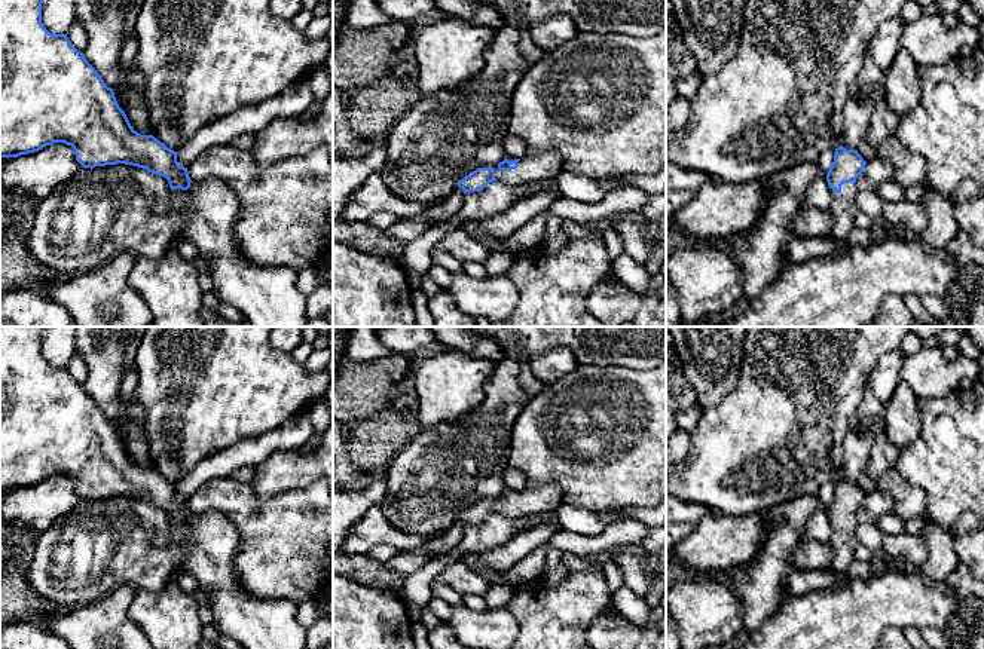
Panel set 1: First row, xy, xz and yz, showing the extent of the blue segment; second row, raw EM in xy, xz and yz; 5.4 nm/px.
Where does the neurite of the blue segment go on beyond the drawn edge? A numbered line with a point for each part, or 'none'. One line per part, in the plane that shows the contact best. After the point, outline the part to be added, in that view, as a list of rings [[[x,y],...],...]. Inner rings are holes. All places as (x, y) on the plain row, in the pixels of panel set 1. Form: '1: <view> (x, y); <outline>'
none

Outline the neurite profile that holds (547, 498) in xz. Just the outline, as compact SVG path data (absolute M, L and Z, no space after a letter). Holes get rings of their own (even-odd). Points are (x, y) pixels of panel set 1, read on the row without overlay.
M551 484L520 492L517 496L519 499L511 503L499 503L498 498L488 498L482 500L493 500L496 514L502 514L504 517L510 518L554 512L563 505L563 492Z

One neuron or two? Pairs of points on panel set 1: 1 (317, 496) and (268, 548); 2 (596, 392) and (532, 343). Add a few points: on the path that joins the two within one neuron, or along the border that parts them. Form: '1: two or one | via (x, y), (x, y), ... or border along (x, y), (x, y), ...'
1: one | via (302, 505), (296, 508), (296, 520), (283, 533)
2: two | border along (580, 363), (614, 367)

